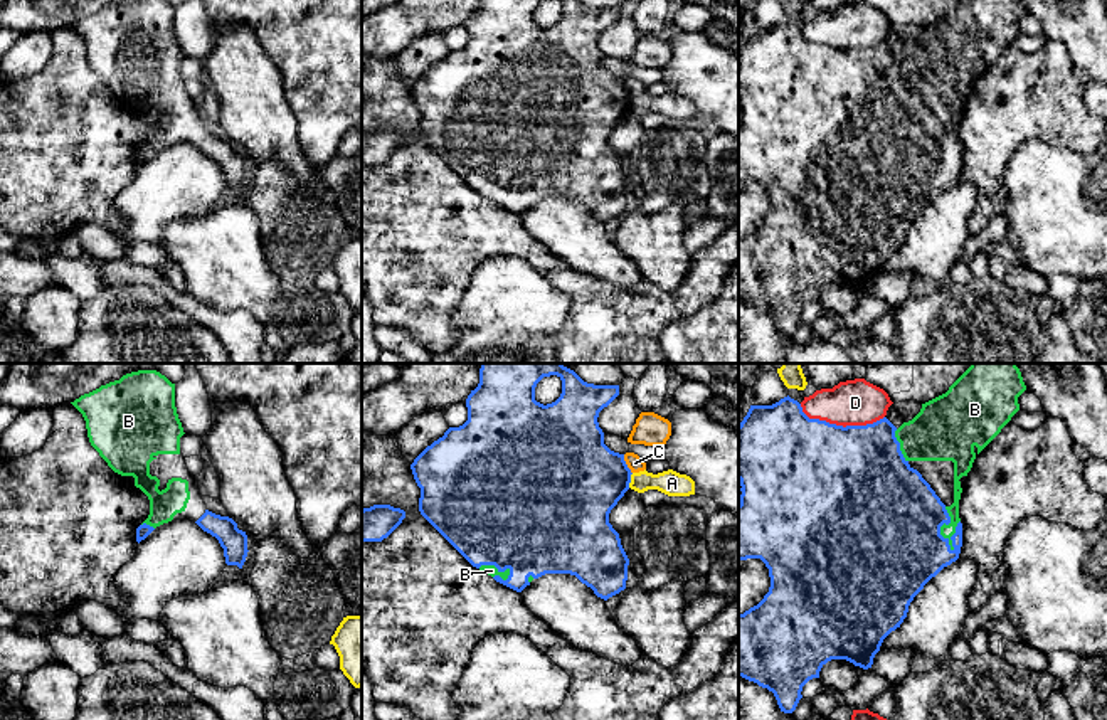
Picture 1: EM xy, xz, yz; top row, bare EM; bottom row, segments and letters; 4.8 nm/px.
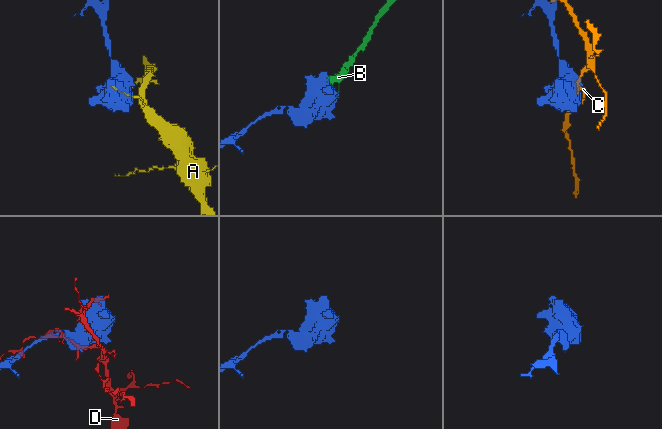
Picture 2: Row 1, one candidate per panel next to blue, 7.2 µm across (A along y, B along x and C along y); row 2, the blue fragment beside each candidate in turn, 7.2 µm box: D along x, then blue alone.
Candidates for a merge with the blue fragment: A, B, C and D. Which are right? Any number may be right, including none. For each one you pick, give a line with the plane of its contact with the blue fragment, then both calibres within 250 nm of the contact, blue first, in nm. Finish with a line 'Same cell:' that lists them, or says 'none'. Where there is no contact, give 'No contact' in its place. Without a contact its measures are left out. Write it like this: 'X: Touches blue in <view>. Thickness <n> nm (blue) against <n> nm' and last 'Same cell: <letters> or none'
B: Touches blue in yz. Thickness 500 nm (blue) against 60 nm
Same cell: B

